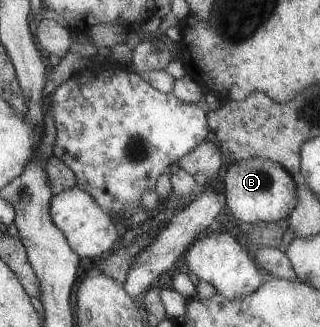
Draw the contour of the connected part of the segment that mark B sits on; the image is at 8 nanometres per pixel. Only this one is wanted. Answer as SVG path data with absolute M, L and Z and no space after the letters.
M254 156L236 160L224 171L225 205L240 222L279 222L284 223L289 213L297 205L295 178L278 162Z

